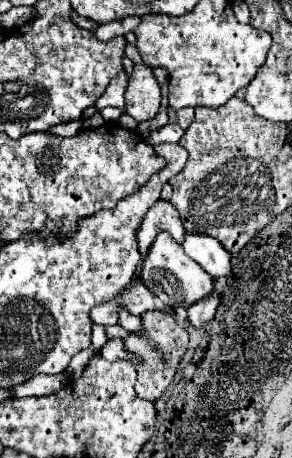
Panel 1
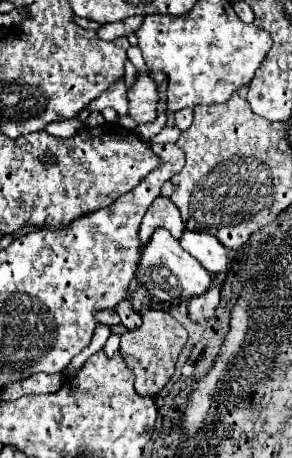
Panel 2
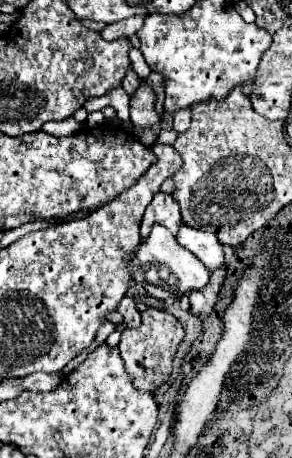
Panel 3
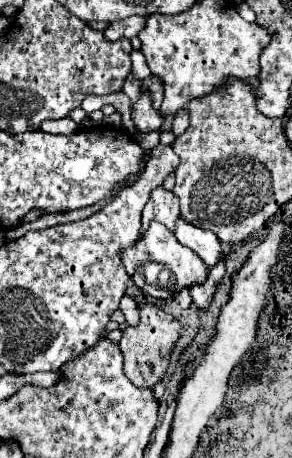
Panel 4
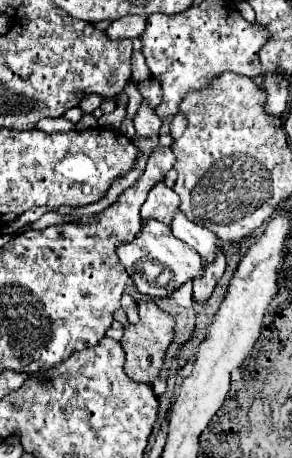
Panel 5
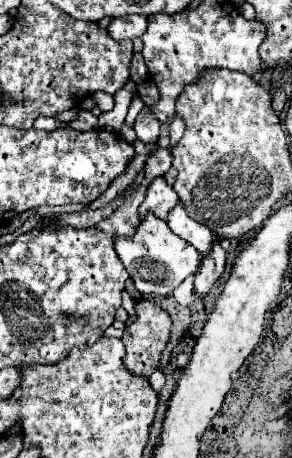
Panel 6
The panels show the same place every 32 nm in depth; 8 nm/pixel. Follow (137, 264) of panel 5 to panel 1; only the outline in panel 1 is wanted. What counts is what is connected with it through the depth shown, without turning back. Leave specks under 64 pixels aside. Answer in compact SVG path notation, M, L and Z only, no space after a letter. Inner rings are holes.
M160 232L154 240L154 244L150 246L148 254L142 258L144 266L140 272L140 282L146 284L146 288L166 306L170 308L180 308L180 306L190 306L192 302L208 296L214 290L214 282L212 276L208 276L208 272L204 272L200 268L200 264L196 264L190 256L186 256L186 252L180 248L180 244L176 240L172 240L172 236L168 236L168 232Z

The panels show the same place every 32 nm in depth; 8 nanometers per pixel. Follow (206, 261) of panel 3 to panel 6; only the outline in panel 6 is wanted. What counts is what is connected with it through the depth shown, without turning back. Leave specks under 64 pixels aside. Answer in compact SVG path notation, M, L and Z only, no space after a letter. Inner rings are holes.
M180 202L176 204L176 208L172 208L172 212L168 212L168 226L174 234L188 240L200 254L206 254L210 250L212 242L216 240L216 236L210 232L210 228L192 220L188 216L188 212L184 212L184 204L180 204Z

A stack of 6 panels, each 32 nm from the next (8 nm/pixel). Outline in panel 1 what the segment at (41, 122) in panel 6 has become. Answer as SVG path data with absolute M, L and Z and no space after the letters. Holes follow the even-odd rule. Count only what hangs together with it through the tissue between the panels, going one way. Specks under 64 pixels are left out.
M72 120L68 124L56 124L48 132L54 134L54 136L76 136L80 130L82 130L82 122L80 120Z

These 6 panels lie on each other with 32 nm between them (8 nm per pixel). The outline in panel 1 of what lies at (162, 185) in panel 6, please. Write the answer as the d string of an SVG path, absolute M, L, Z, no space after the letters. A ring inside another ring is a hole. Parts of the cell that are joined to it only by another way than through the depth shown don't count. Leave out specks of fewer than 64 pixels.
M156 200L156 204L146 212L140 230L138 230L138 248L140 254L144 256L148 252L148 244L154 242L154 236L160 230L168 230L176 242L184 240L184 226L180 220L180 214L176 212L176 208L172 208L172 204L168 200Z

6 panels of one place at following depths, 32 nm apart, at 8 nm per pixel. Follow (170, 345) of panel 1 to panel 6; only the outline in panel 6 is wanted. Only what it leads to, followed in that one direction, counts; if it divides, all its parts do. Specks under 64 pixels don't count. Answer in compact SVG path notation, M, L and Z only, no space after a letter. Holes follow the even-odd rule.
M138 300L136 320L126 326L122 342L126 346L124 364L130 372L150 376L170 336L170 316L156 302Z

